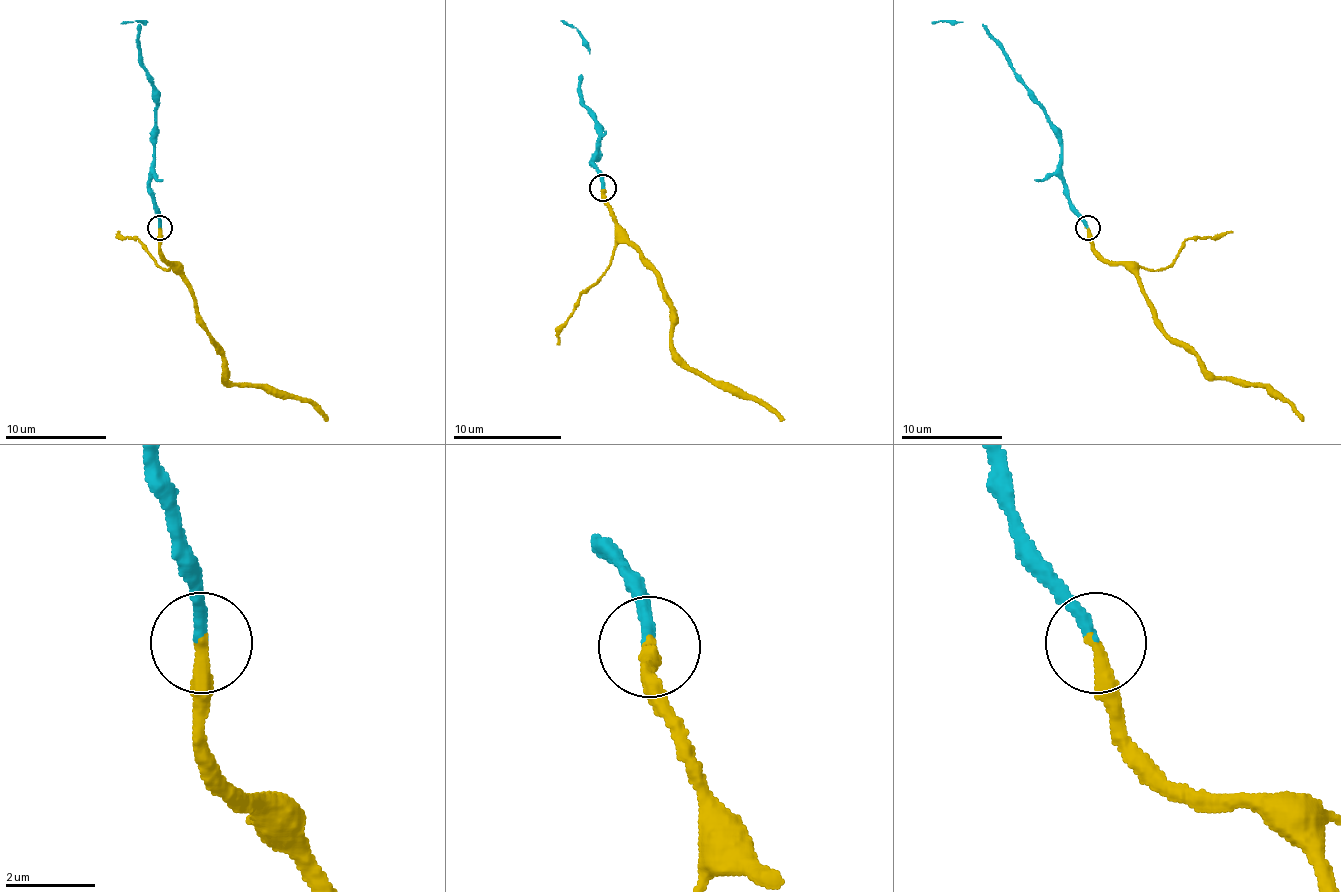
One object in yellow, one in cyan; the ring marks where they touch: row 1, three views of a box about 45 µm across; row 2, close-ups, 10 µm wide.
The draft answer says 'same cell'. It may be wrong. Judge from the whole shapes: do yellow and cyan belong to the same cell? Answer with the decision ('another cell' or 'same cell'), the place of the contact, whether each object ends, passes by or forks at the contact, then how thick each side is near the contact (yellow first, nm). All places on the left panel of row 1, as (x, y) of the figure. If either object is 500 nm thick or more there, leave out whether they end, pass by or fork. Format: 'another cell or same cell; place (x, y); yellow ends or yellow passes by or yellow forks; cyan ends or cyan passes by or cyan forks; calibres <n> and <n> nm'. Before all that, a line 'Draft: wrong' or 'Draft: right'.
Draft: right
same cell; place (160, 227); yellow ends; cyan ends; calibres 320 and 260 nm

